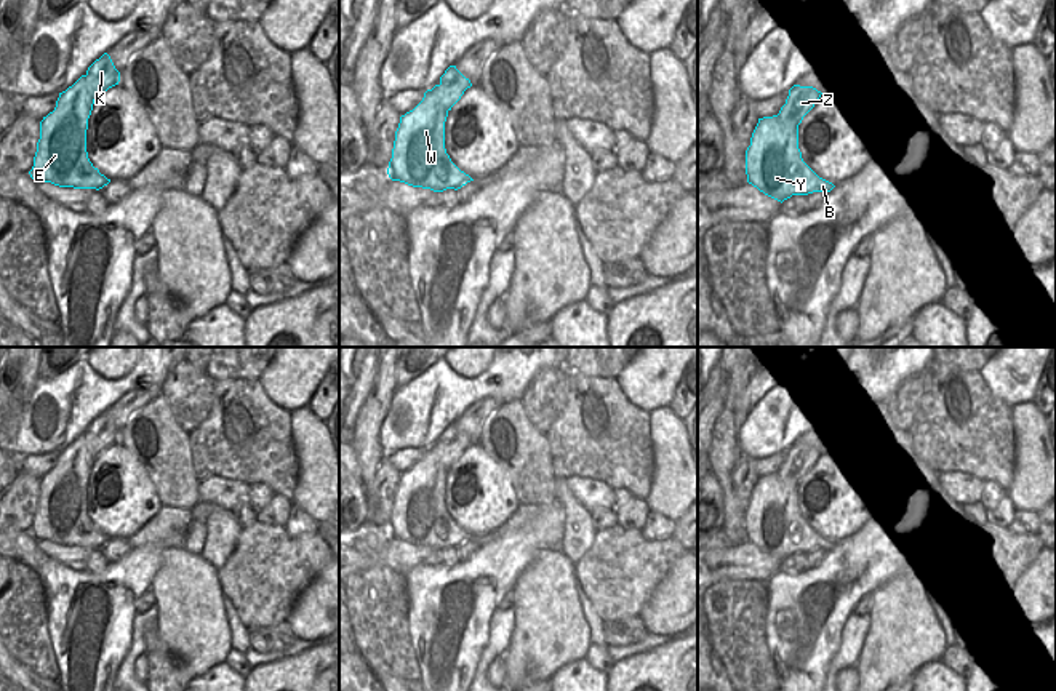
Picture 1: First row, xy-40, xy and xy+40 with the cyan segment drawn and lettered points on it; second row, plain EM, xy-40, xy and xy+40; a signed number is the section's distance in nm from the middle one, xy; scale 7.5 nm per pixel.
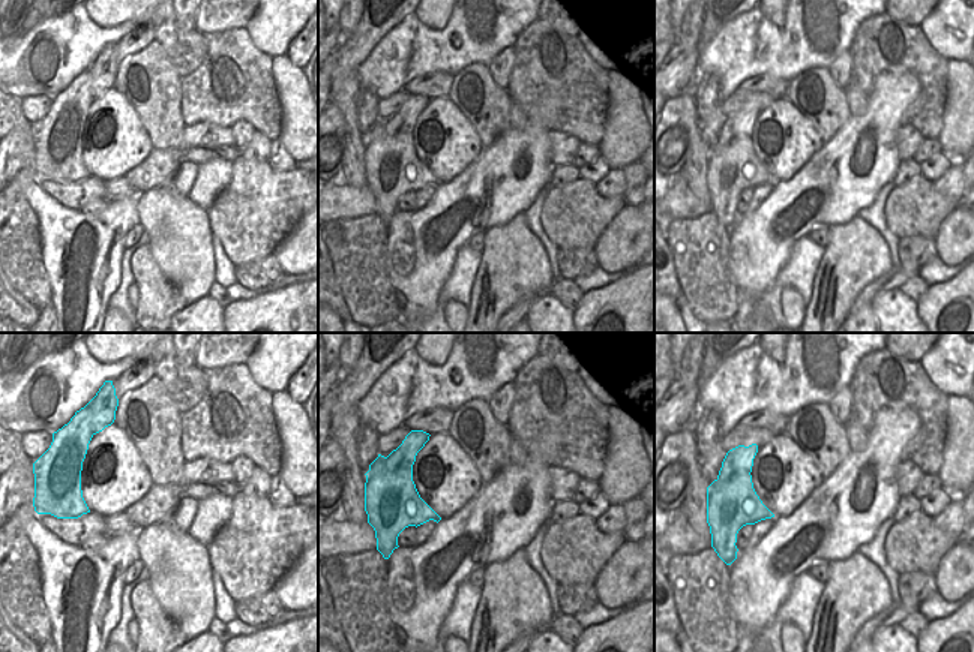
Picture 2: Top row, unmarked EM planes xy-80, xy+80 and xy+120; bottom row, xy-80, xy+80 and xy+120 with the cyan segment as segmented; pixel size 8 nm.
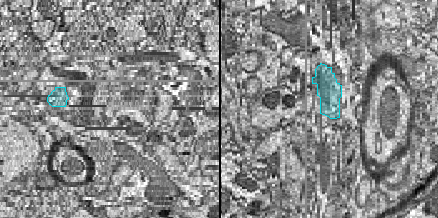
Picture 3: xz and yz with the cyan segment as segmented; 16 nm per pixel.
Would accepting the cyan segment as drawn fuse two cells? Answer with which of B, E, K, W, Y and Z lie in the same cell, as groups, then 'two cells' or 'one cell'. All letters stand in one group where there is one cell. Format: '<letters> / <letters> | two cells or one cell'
B E W Y / K Z | two cells

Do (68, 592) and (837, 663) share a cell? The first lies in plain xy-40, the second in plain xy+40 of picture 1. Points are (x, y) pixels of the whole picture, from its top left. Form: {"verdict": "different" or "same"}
{"verdict": "different"}

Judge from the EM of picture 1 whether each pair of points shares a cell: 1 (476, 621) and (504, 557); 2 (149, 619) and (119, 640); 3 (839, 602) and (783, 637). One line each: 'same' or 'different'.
1: same
2: different
3: same

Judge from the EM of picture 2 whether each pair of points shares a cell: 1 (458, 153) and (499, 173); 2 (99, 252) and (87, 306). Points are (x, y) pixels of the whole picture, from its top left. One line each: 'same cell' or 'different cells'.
1: different cells
2: same cell

